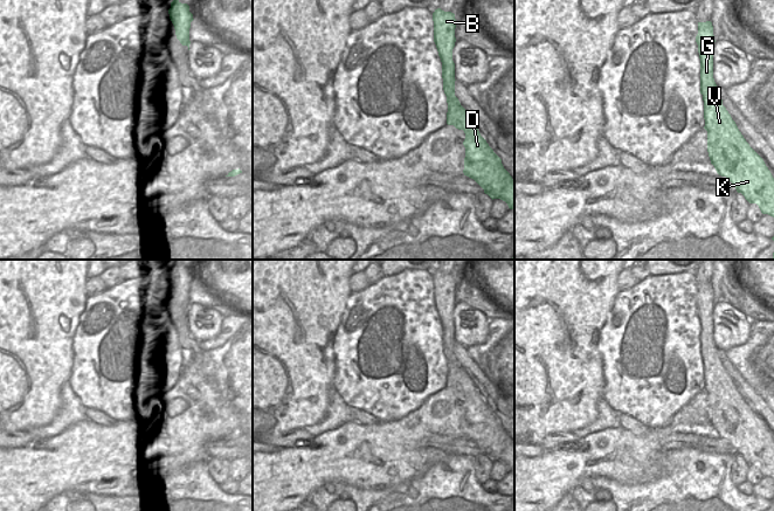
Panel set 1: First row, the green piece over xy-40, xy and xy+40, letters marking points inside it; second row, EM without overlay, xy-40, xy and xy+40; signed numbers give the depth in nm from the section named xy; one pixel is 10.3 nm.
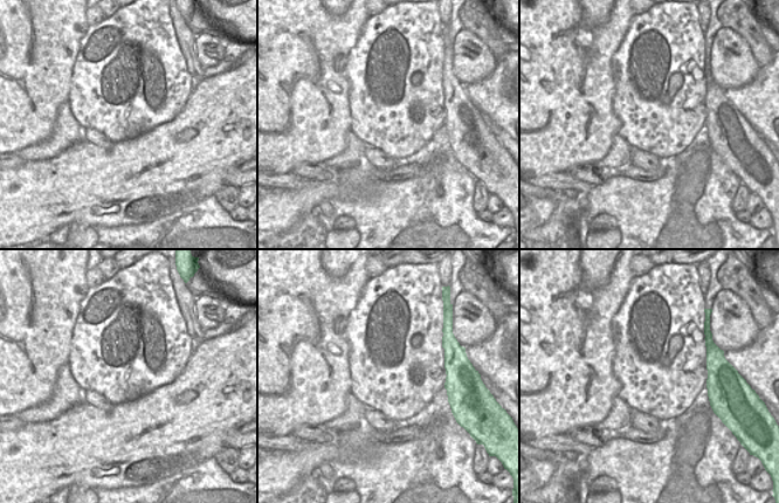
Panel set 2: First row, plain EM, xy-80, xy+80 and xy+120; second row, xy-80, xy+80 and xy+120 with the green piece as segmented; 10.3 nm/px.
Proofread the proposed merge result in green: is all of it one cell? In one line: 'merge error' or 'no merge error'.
no merge error

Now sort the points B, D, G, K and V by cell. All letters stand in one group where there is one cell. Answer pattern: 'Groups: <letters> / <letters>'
Groups: B D G K V.

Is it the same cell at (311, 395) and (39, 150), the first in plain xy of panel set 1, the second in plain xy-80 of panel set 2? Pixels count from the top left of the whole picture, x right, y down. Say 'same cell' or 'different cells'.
different cells

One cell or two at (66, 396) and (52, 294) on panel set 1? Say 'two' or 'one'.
two

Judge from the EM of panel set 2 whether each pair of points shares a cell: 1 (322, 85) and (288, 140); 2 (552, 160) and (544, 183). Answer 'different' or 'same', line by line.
1: same
2: different

